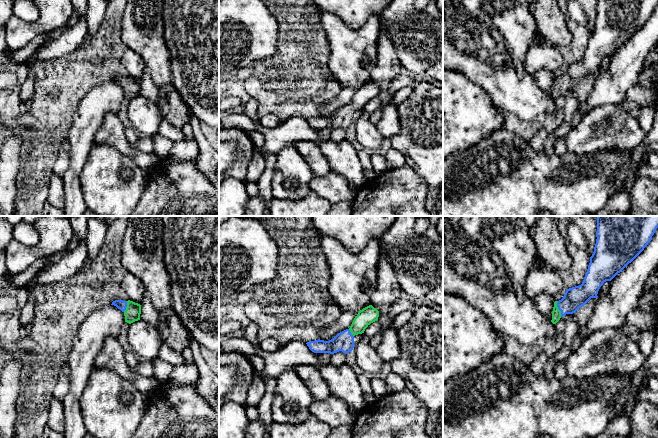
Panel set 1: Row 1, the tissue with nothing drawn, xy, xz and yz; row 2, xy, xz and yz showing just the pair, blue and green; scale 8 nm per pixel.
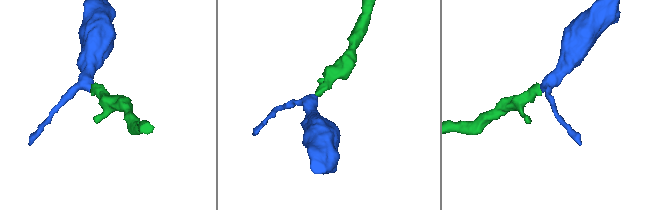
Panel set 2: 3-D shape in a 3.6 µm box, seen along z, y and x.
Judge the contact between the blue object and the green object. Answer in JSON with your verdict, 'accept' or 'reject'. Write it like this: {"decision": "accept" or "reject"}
{"decision": "accept"}

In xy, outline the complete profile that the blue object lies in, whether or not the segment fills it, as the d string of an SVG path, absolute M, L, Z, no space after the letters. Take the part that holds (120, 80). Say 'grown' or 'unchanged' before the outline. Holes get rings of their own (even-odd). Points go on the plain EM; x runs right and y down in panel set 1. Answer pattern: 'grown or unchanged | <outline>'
grown | M115 76L112 78L111 81L116 82L118 85L120 85L124 89L125 98L131 100L135 97L140 96L140 90L141 90L140 80L130 76L128 77Z

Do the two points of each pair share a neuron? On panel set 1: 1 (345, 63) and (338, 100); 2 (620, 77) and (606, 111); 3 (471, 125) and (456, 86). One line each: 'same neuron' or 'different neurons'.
1: different neurons
2: different neurons
3: same neuron

